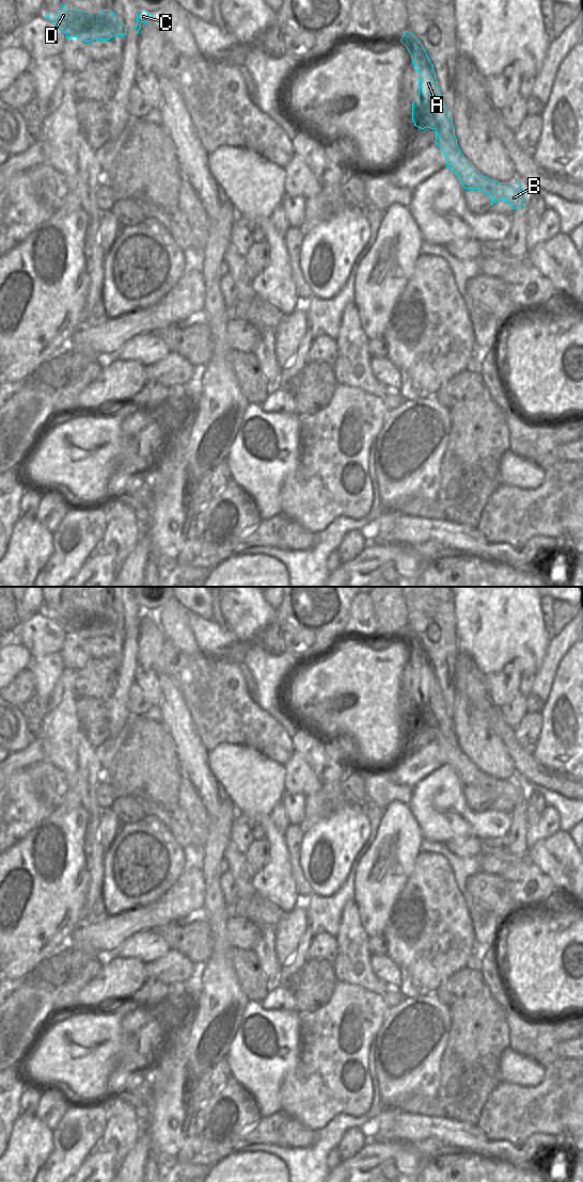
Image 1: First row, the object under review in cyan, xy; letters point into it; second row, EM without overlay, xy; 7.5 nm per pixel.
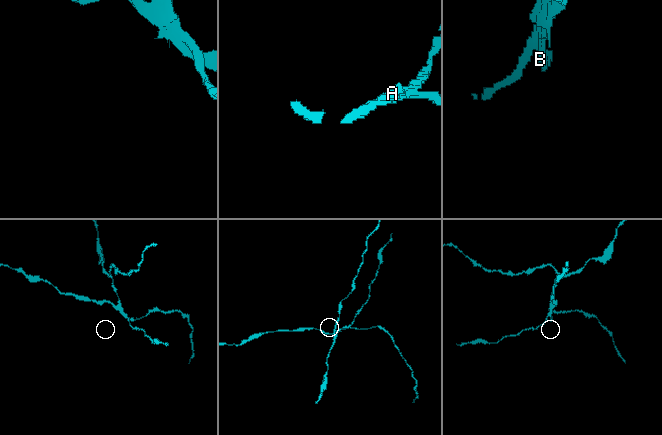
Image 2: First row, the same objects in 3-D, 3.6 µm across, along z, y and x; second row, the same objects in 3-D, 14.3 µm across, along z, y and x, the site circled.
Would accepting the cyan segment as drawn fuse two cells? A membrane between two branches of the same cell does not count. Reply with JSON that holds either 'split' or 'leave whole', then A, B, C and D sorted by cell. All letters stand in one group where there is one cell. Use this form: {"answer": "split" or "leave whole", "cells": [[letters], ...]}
{"answer": "split", "cells": [["A"], ["B", "C", "D"]]}

